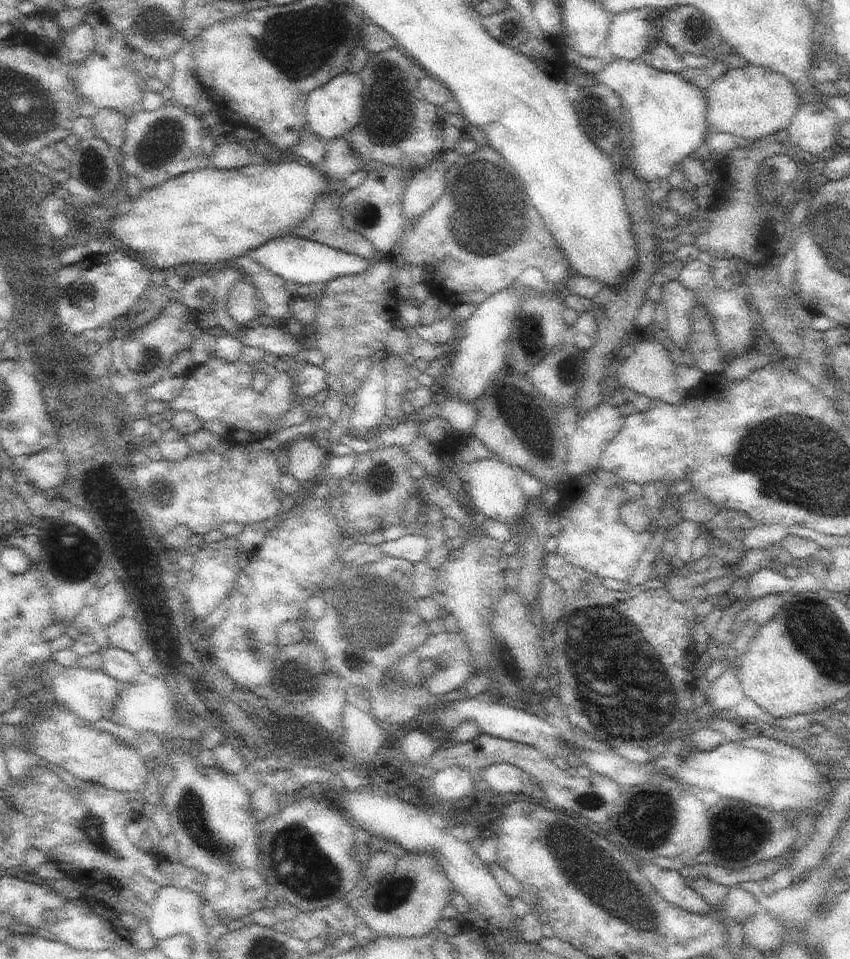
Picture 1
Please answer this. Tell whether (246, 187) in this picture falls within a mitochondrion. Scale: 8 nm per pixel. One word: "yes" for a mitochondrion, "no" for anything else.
no

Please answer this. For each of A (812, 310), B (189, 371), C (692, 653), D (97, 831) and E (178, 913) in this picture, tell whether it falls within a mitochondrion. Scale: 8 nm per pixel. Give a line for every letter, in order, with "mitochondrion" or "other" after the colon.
A: other
B: other
C: other
D: mitochondrion
E: other

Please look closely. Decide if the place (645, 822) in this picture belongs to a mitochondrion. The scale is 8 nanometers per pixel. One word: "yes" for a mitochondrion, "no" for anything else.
yes

